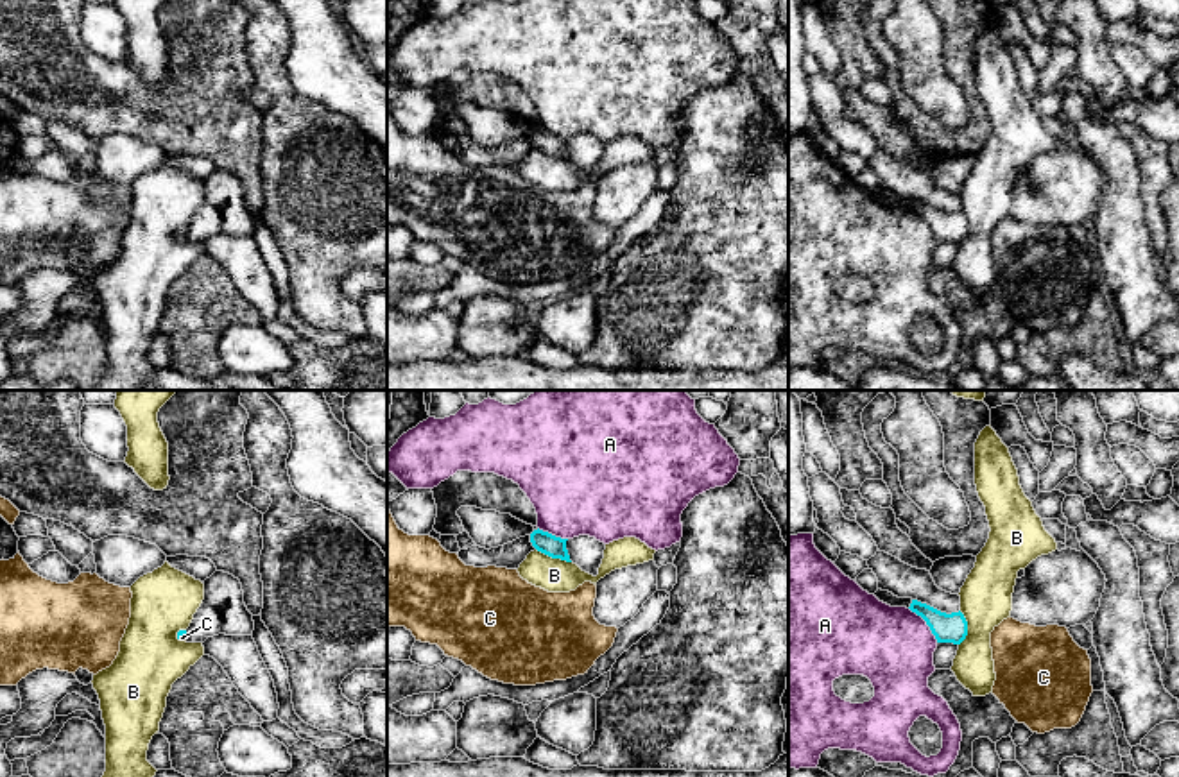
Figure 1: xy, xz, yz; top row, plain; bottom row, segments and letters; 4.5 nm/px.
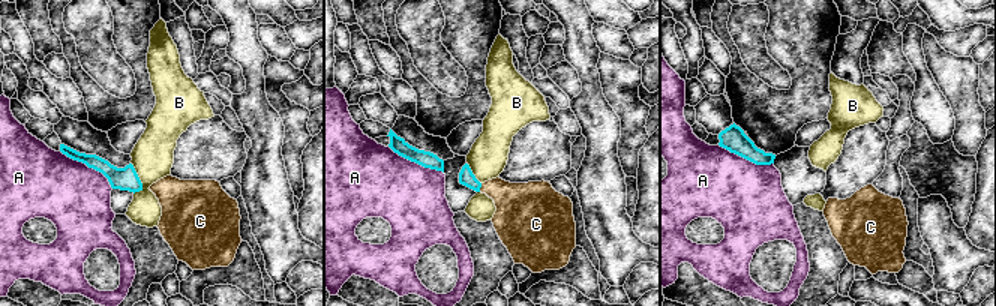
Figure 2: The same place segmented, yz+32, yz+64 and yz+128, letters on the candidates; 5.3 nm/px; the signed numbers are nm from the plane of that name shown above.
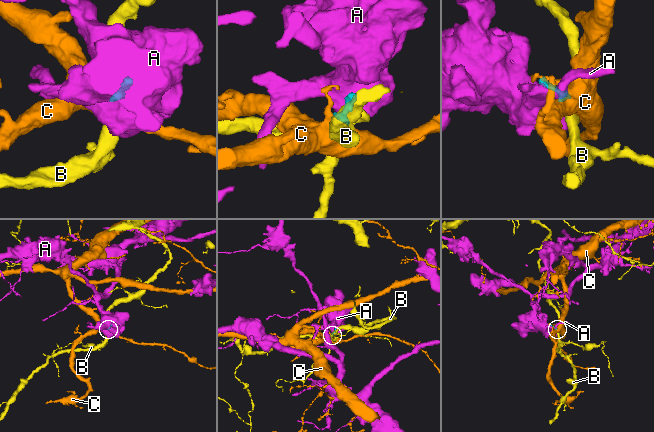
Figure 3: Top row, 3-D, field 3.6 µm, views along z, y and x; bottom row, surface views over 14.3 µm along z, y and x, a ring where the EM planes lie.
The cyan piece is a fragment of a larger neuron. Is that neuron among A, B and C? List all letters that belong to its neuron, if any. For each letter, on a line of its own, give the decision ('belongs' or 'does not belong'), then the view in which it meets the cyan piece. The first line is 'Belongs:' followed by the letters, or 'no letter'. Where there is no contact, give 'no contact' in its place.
Belongs: C
A: does not belong; contact in yz
B: does not belong; contact in xz
C: belongs; contact in xy

